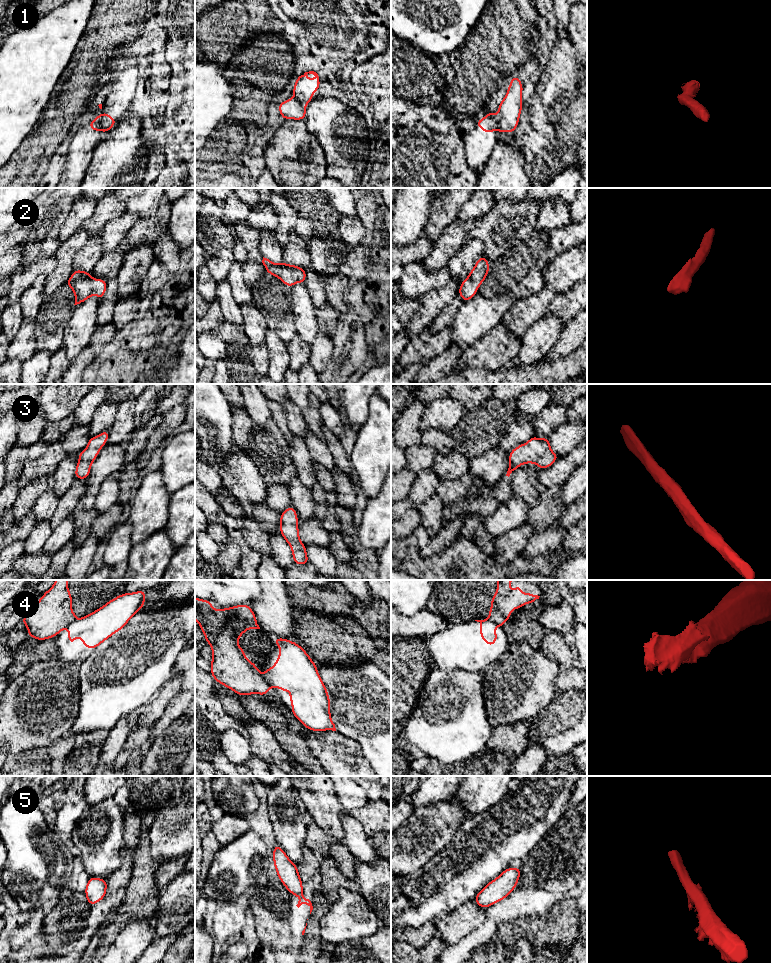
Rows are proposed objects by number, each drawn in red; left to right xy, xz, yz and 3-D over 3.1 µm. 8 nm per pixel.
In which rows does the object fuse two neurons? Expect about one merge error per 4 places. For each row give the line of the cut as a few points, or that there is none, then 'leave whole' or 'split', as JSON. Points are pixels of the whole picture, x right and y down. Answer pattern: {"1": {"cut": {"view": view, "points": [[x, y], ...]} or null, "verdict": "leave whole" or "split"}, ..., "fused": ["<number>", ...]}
{"1": {"cut": {"view": "xy", "points": [[99, 115], [100, 129]]}, "verdict": "split"}, "2": {"cut": null, "verdict": "leave whole"}, "3": {"cut": null, "verdict": "leave whole"}, "4": {"cut": {"view": "xz", "points": [[263, 676], [272, 686]]}, "verdict": "split"}, "5": {"cut": null, "verdict": "leave whole"}, "fused": ["1", "4"]}

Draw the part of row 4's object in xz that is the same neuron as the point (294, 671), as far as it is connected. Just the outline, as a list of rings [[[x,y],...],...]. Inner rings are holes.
[[[274,638],[274,643],[279,646],[280,655],[276,658],[275,665],[265,670],[265,681],[281,691],[290,692],[291,713],[304,727],[312,731],[336,731],[335,724],[331,720],[330,697],[317,671],[317,665],[296,642]]]

